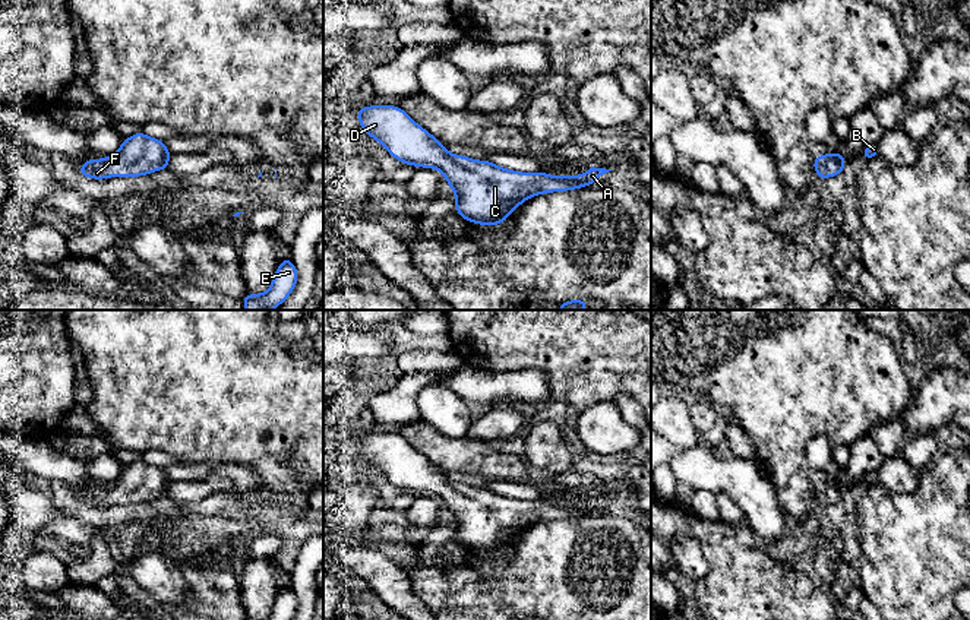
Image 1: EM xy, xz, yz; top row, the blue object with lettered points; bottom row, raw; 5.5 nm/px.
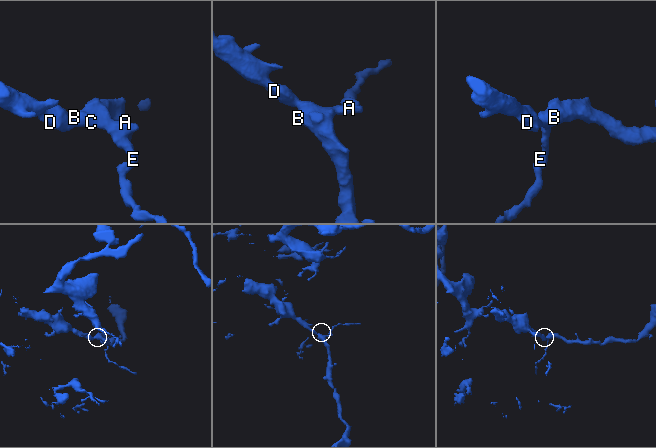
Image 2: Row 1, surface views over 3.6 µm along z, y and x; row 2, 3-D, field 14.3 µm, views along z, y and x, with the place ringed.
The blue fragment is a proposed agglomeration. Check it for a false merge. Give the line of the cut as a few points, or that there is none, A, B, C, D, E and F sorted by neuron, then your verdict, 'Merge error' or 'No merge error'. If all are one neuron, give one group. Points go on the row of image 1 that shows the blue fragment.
No split. Groups: A B C D E F. No merge error

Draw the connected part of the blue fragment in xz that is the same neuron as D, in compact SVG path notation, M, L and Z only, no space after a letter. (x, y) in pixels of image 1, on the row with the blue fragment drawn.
M396 105L360 107L356 111L364 133L376 139L402 164L437 168L455 192L455 209L470 222L495 227L524 202L541 193L593 186L612 171L591 167L581 175L549 175L505 170L490 161L449 154L446 146Z

